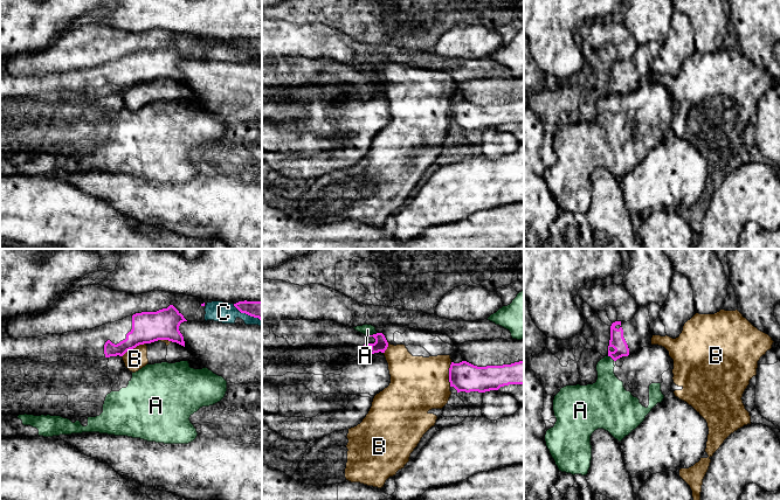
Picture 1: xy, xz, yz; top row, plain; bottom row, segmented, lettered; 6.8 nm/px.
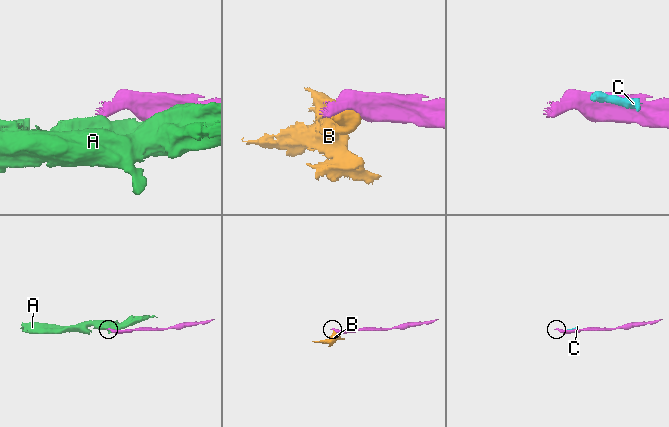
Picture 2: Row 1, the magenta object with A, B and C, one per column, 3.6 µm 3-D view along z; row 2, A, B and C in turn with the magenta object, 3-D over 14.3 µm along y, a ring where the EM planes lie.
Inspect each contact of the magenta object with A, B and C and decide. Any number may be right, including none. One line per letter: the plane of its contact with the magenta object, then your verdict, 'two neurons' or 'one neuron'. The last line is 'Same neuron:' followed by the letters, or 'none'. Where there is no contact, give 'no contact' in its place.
A: xz | two neurons
B: xy | two neurons
C: xy | two neurons
Same neuron: none

